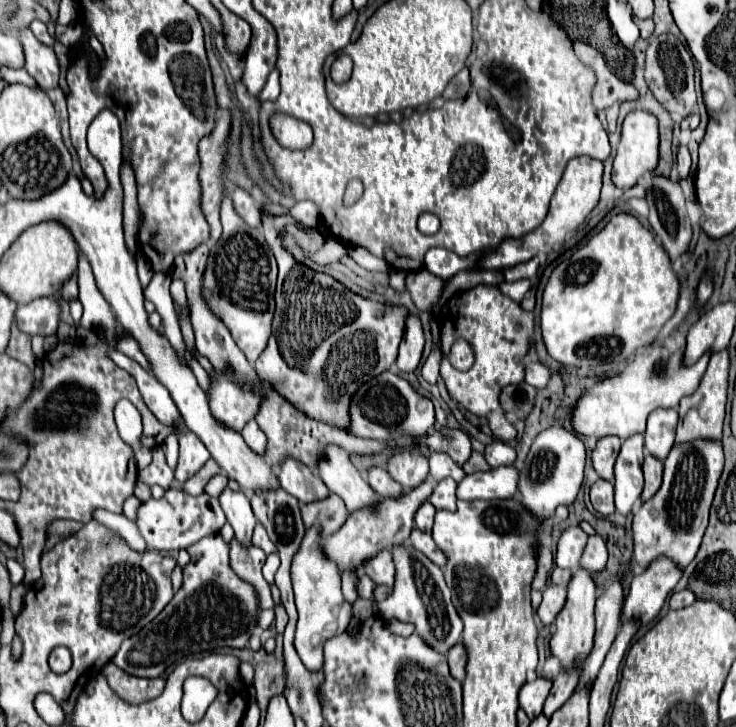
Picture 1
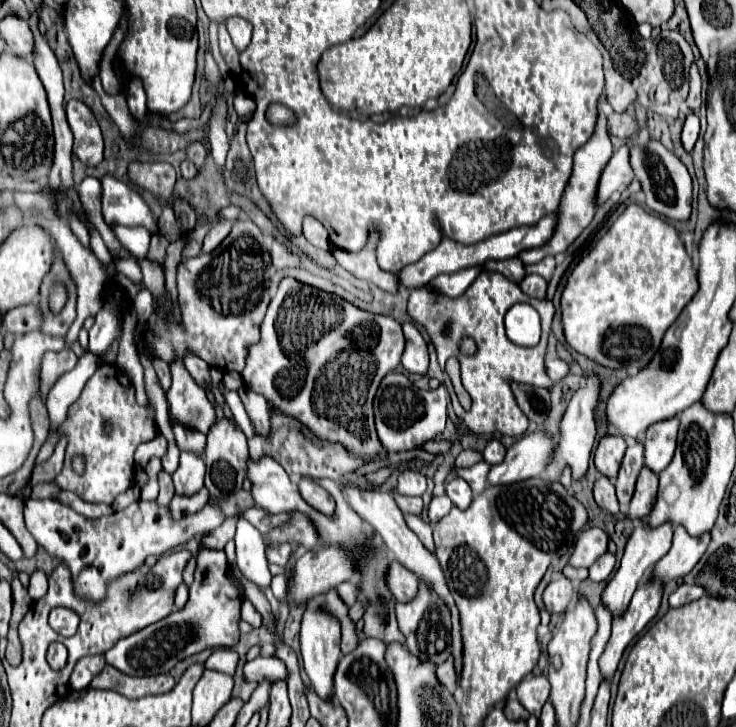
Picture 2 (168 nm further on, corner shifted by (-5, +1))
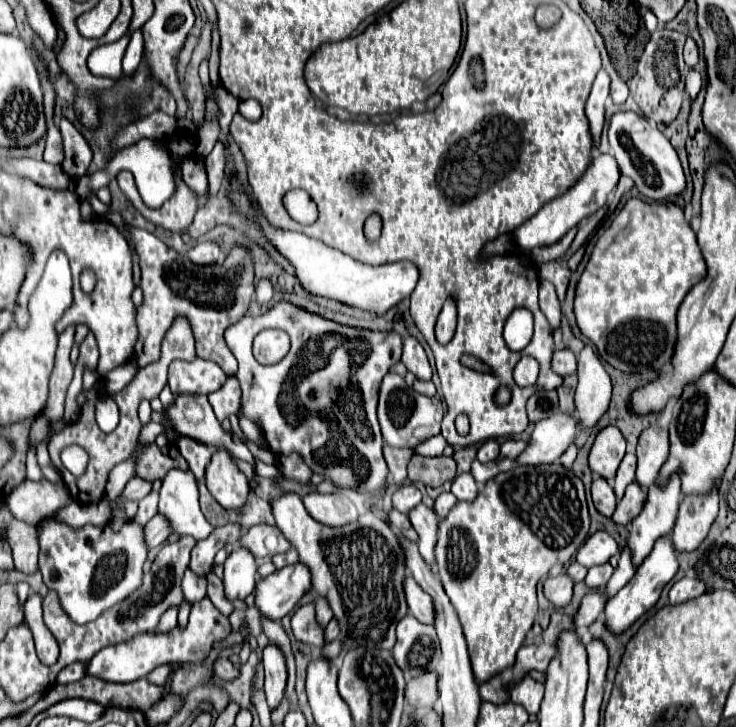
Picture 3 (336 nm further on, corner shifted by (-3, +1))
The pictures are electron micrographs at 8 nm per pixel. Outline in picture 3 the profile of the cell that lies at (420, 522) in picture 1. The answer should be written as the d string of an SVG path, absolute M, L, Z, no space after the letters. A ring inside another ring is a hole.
M451 492L439 494L439 496L435 498L435 512L437 512L437 516L439 516L439 518L445 518L447 512L455 506L455 502L457 502L457 498L455 498Z

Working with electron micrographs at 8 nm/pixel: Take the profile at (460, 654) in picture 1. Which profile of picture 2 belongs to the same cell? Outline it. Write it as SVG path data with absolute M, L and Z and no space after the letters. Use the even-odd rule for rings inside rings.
M449 658L447 662L443 662L441 666L437 666L435 676L439 678L439 682L443 682L443 686L447 686L447 690L455 692L457 682L455 682L455 668L453 668L453 658Z

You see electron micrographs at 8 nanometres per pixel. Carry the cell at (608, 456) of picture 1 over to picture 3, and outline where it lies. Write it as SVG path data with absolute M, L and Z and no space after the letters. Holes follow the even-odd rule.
M615 426L603 428L589 452L589 468L591 472L597 472L605 480L613 480L615 472L625 456L625 438Z

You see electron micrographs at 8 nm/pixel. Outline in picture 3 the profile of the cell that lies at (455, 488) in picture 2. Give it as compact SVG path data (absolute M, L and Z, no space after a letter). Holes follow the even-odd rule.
M459 474L459 476L453 480L451 492L455 494L457 500L473 502L473 498L477 496L477 484L475 484L475 480L473 480L471 474Z

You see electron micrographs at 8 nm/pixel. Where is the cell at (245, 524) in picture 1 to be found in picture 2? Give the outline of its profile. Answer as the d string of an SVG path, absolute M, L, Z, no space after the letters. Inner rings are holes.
M239 518L237 522L235 552L237 552L235 564L243 574L243 578L247 578L249 582L255 582L261 588L269 588L271 572L267 568L263 536L245 518Z

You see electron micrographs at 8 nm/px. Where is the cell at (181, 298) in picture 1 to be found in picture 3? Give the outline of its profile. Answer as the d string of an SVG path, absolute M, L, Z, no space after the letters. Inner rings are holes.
M238 415L238 420L239 425L246 437L251 441L256 442L260 447L262 447L261 434L259 434L259 430L257 430L257 427L255 426L255 424L253 424L253 421L247 419L242 415Z

